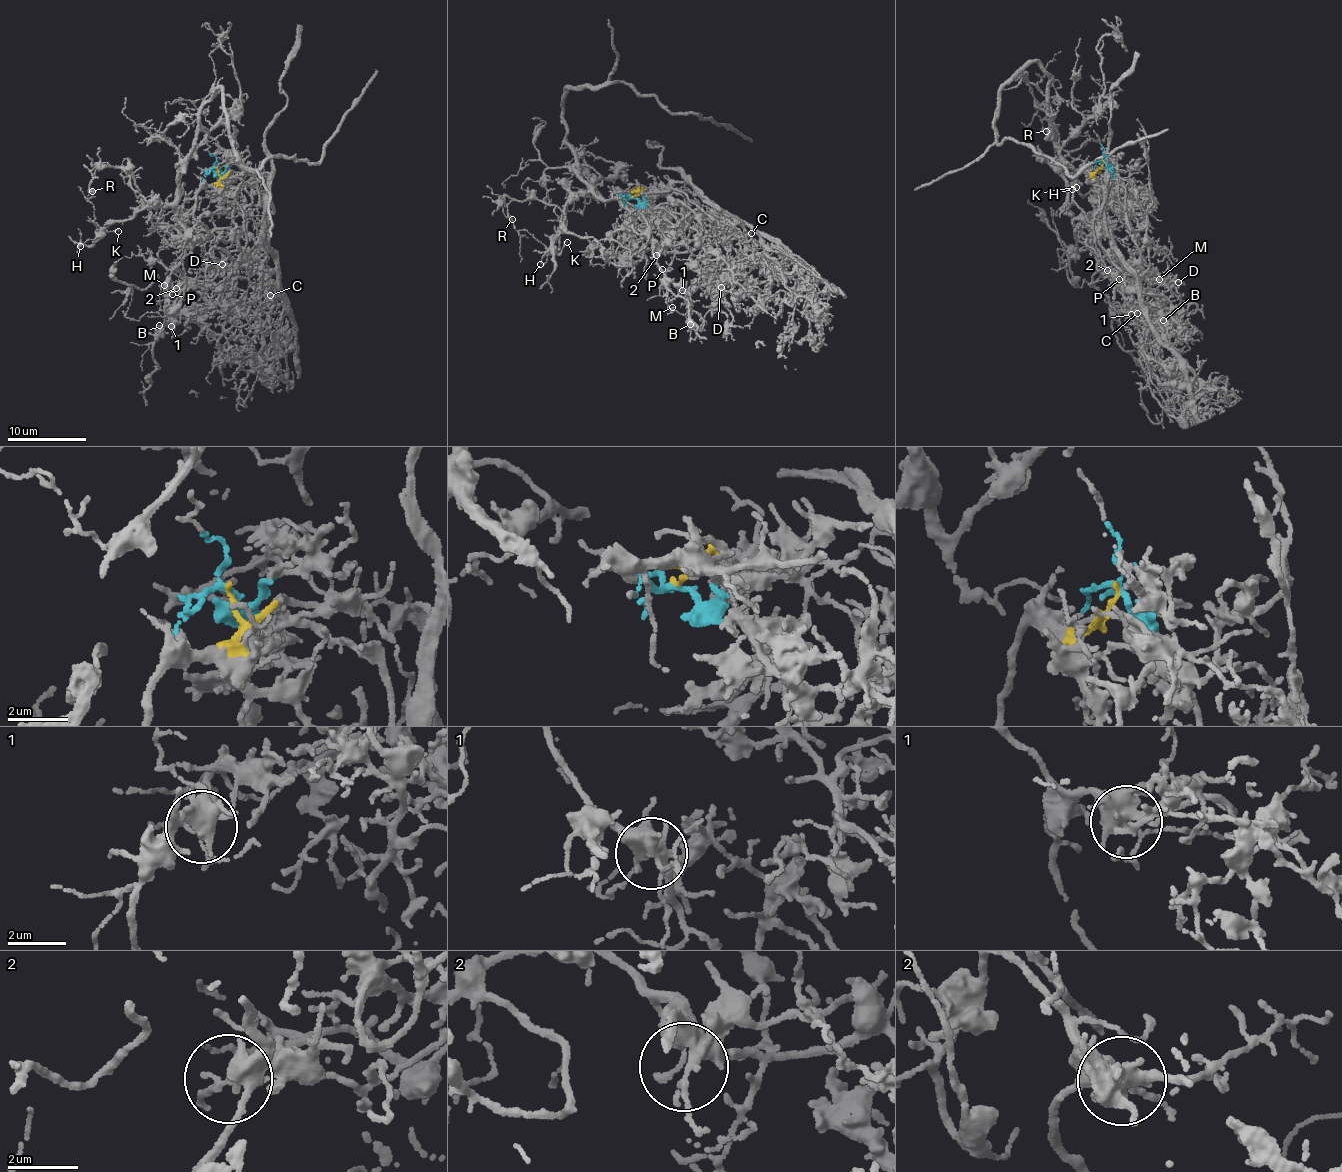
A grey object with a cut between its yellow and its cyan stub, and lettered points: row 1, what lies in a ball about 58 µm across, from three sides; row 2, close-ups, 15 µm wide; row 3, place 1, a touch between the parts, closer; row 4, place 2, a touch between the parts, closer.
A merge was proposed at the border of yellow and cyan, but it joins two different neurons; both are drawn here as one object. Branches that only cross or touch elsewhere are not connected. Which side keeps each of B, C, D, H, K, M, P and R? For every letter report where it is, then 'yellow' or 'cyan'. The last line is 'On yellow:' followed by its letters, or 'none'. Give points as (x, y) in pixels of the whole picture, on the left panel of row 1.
B: at (159, 325); yellow
C: at (270, 295); cyan
D: at (222, 264); cyan
H: at (80, 246); yellow
K: at (118, 231); yellow
M: at (164, 285); yellow
P: at (172, 294); yellow
R: at (92, 191); yellow
On yellow: B, H, K, M, P, R

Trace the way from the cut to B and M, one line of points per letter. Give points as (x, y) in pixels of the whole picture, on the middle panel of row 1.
B: (632, 196), (636, 191), (615, 191), (625, 195), (632, 224), (657, 243), (659, 266), (685, 292), (690, 324)
M: (632, 196), (615, 192), (656, 243), (677, 288), (665, 298), (673, 306)

